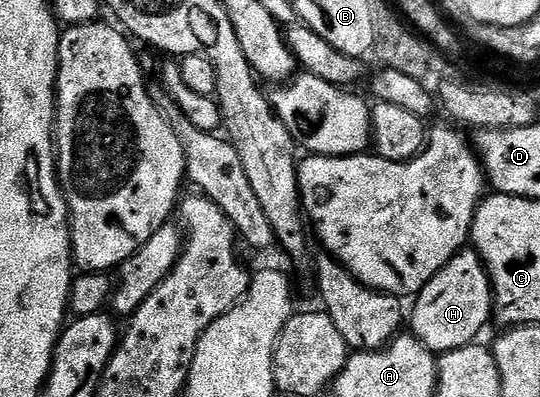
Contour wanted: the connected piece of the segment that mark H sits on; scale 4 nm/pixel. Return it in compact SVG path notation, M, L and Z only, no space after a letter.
M460 251L423 286L414 303L415 312L412 315L410 312L409 327L430 351L446 353L472 346L483 326L493 319L493 284L479 252Z

